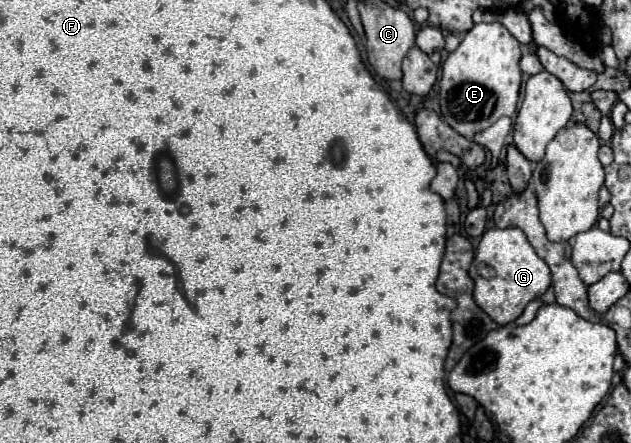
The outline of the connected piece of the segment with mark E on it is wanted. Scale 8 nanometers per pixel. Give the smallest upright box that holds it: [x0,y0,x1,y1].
[441,23,521,139]

